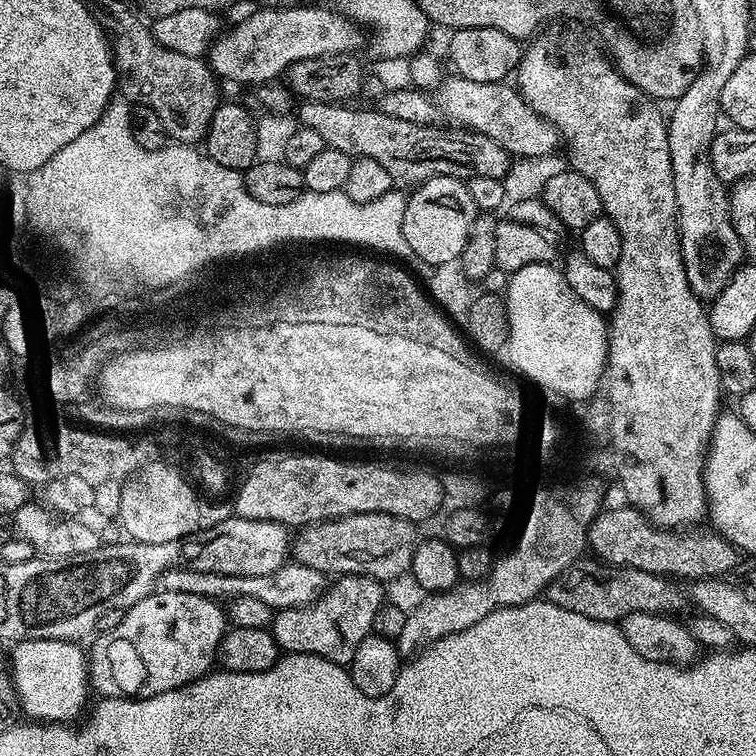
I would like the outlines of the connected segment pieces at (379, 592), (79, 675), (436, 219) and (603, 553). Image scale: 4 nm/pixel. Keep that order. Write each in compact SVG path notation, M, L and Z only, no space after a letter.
M346 575L339 577L314 603L301 608L281 608L273 615L270 631L276 640L276 645L285 653L314 654L335 664L351 665L354 650L358 650L358 646L362 646L362 642L367 636L373 635L374 617L378 615L378 610L386 602L384 588L385 585L381 581L375 580L373 576Z
M22 640L11 645L12 687L20 700L20 712L29 721L62 724L77 719L90 693L88 658L74 640Z
M432 176L415 189L413 196L407 197L402 218L402 234L406 242L410 242L410 250L415 259L424 264L437 266L444 262L459 260L470 234L470 224L474 222L478 209L474 206L474 198L470 198L467 183L459 176Z
M631 506L624 508L612 508L601 511L596 517L596 521L588 528L588 548L593 552L597 561L603 562L614 568L637 568L642 571L649 571L650 574L677 578L681 576L686 582L710 579L712 577L724 578L739 566L742 561L740 549L732 545L729 540L725 540L719 532L709 530L709 532L696 532L700 530L669 530L667 528L657 528L651 524L638 509Z

